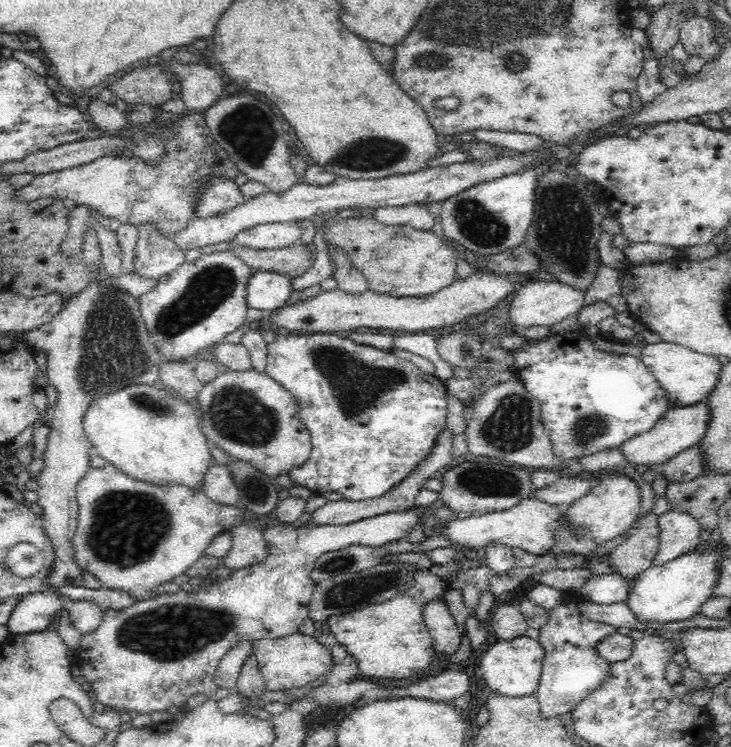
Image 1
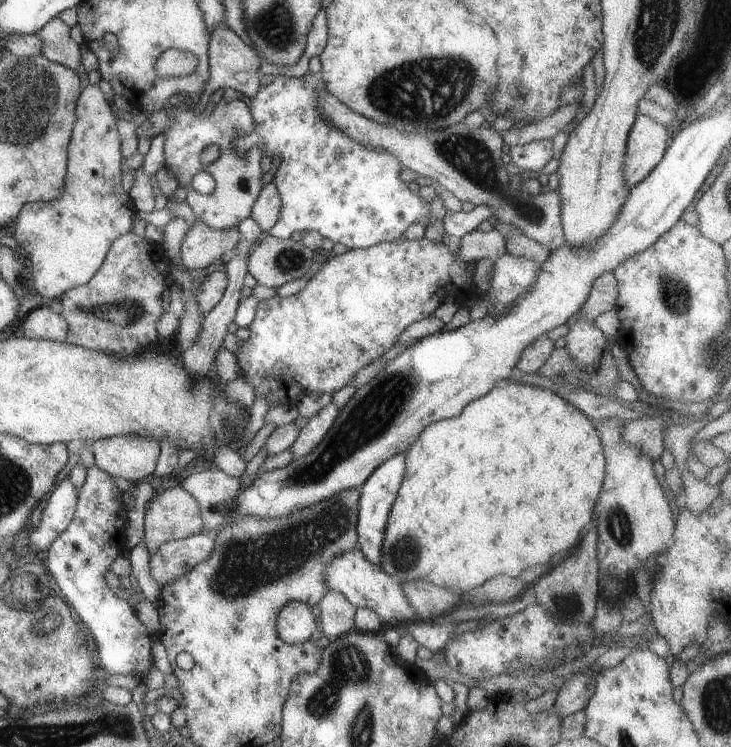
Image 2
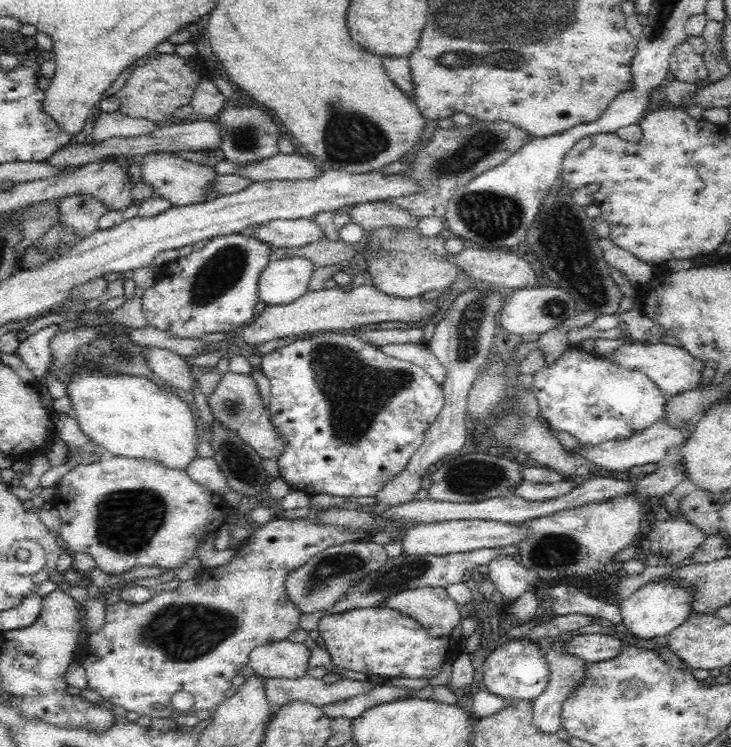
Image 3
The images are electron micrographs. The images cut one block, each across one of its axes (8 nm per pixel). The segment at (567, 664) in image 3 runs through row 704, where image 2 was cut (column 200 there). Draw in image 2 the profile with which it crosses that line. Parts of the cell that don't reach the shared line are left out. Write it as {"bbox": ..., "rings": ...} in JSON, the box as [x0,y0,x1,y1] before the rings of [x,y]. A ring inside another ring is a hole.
{"bbox":[148,532,214,588],"rings":[[[202,532],[161,543],[148,563],[154,586],[161,588],[209,558],[213,545],[214,539]]]}

